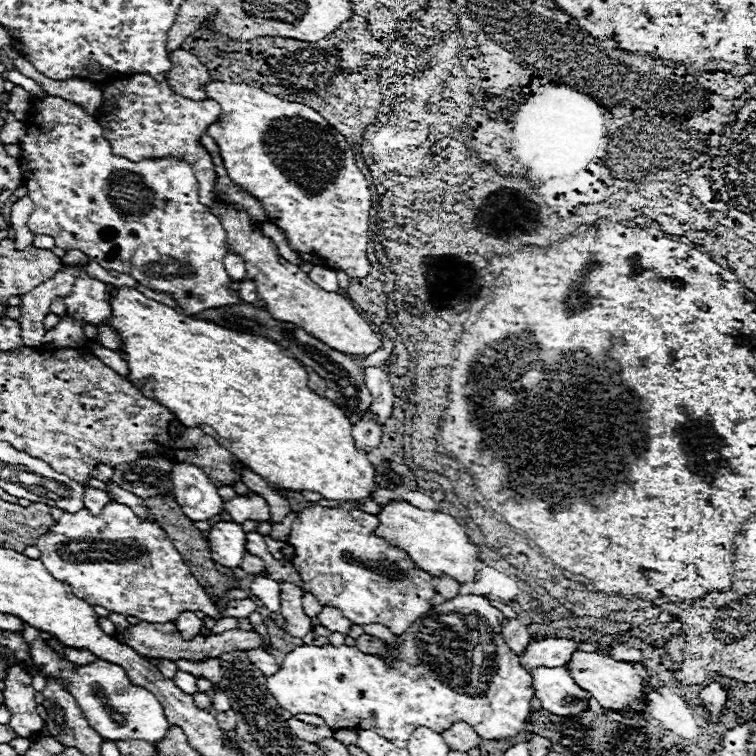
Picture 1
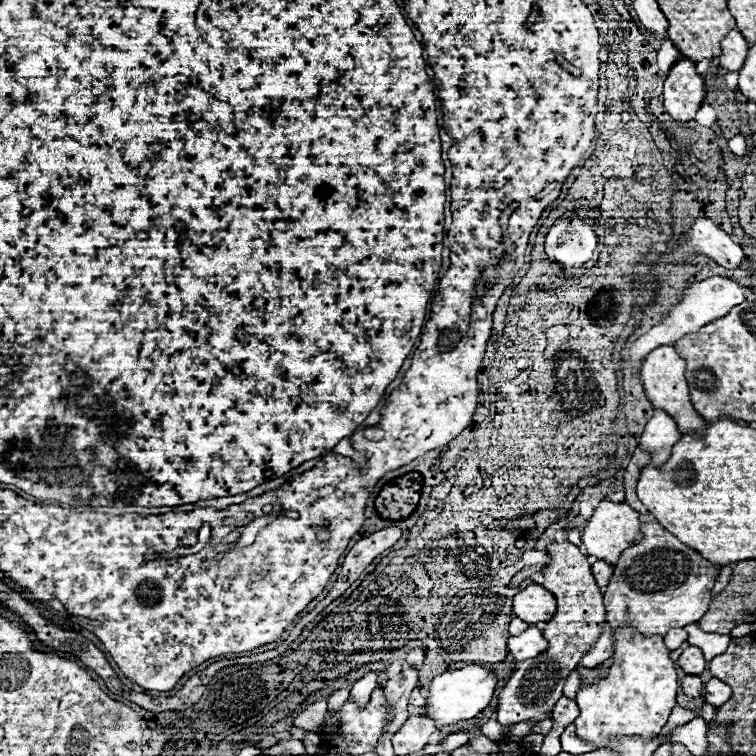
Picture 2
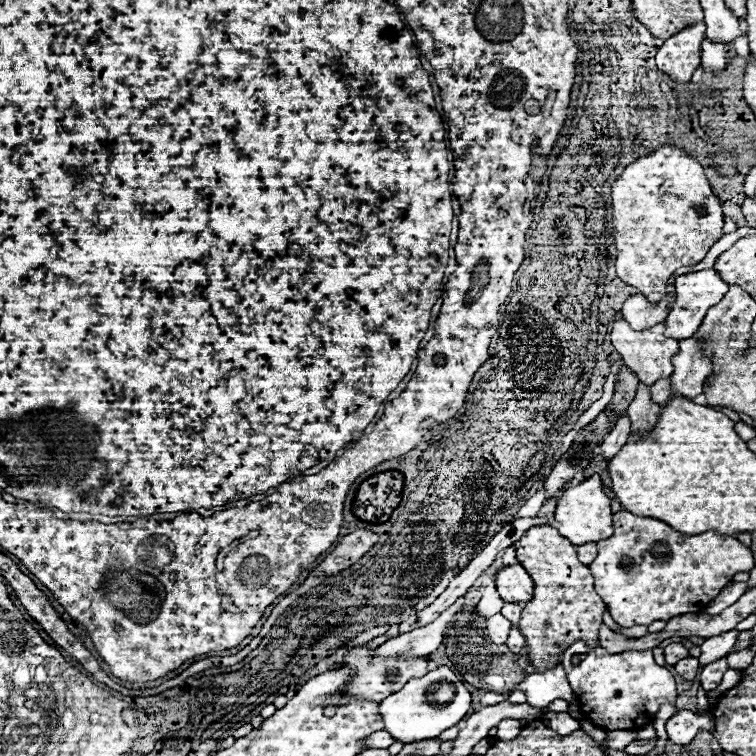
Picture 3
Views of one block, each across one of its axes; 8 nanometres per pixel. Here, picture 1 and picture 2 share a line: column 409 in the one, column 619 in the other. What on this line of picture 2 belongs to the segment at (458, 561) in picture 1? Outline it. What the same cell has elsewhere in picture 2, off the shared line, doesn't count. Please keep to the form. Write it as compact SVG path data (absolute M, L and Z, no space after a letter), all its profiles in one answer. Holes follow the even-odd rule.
M604 498L598 506L596 512L592 514L590 520L586 520L586 526L582 530L582 544L590 556L596 556L600 560L608 560L610 564L616 564L620 558L620 552L624 548L630 548L640 540L640 520L638 512L632 510L628 504L616 504L610 498Z

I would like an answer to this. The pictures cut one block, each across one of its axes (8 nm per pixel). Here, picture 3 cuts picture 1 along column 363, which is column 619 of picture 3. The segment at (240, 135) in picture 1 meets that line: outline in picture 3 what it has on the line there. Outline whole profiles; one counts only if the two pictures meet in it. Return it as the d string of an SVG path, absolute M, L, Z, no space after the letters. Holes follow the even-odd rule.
M664 144L628 164L616 178L610 198L612 198L612 226L614 226L612 240L618 250L614 260L616 274L618 278L622 278L622 282L636 286L650 304L658 304L660 300L664 300L668 278L672 276L674 270L682 266L694 266L700 260L704 260L710 246L718 242L722 236L722 224L724 224L722 204L714 196L706 180L704 168L694 156L686 154L676 146Z

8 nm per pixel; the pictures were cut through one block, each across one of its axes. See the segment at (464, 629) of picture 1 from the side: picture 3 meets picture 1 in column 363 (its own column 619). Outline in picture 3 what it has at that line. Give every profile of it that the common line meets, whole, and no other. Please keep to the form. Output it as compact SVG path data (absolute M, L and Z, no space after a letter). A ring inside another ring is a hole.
M598 646L590 650L578 666L568 658L562 658L562 666L578 700L580 712L586 720L592 720L594 726L604 730L638 730L654 720L662 702L676 698L674 676L654 662L652 650L610 654Z

